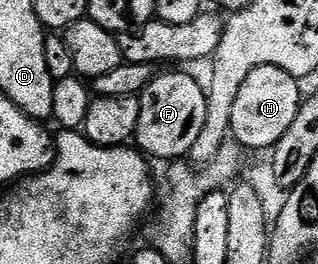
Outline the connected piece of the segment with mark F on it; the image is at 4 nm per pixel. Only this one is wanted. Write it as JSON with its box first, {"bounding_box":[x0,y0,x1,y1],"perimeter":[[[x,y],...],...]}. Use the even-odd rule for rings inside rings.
{"bounding_box":[136,73,207,158],"perimeter":[[[162,73],[153,78],[138,97],[140,119],[136,134],[136,145],[147,158],[185,158],[204,128],[207,90],[194,77],[186,73]],[[138,141],[138,142],[137,142]]]}

